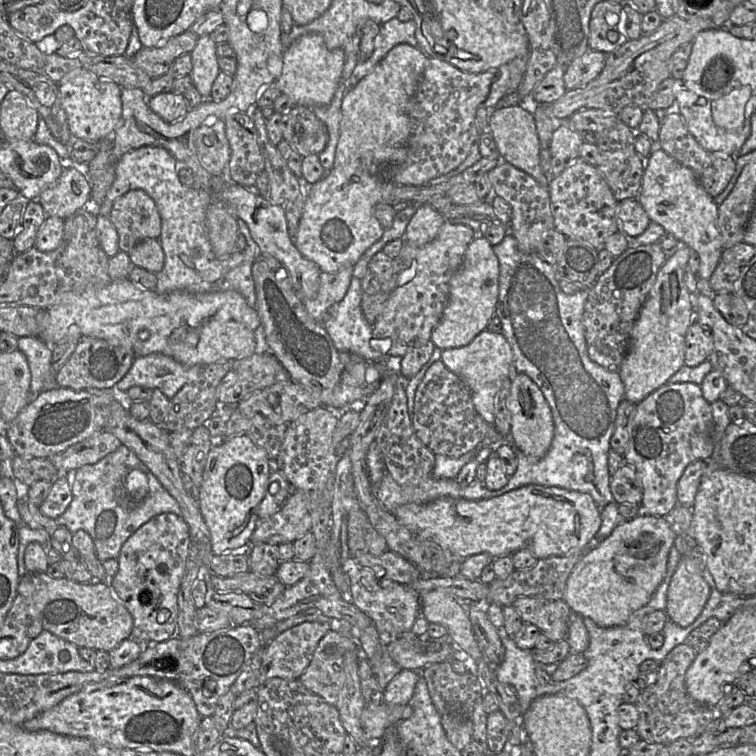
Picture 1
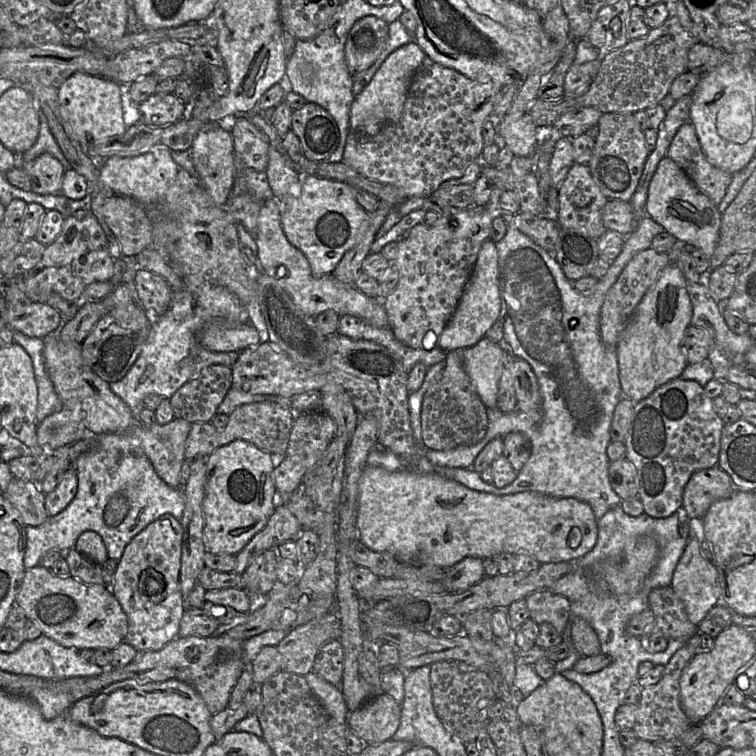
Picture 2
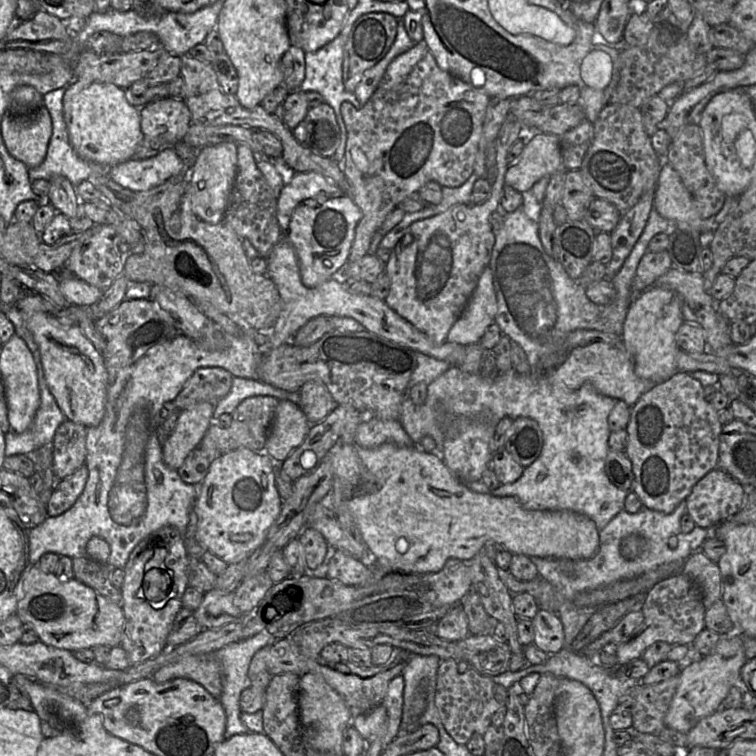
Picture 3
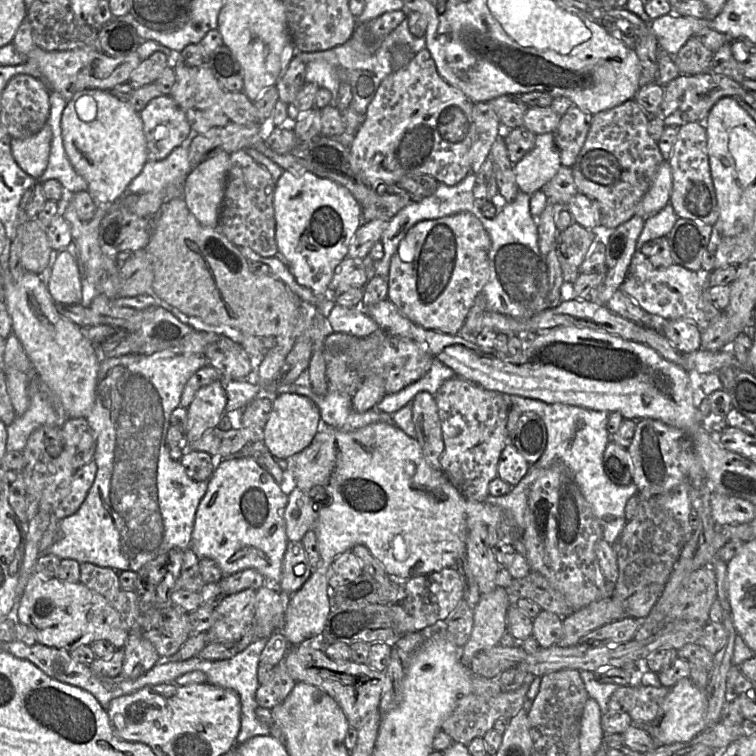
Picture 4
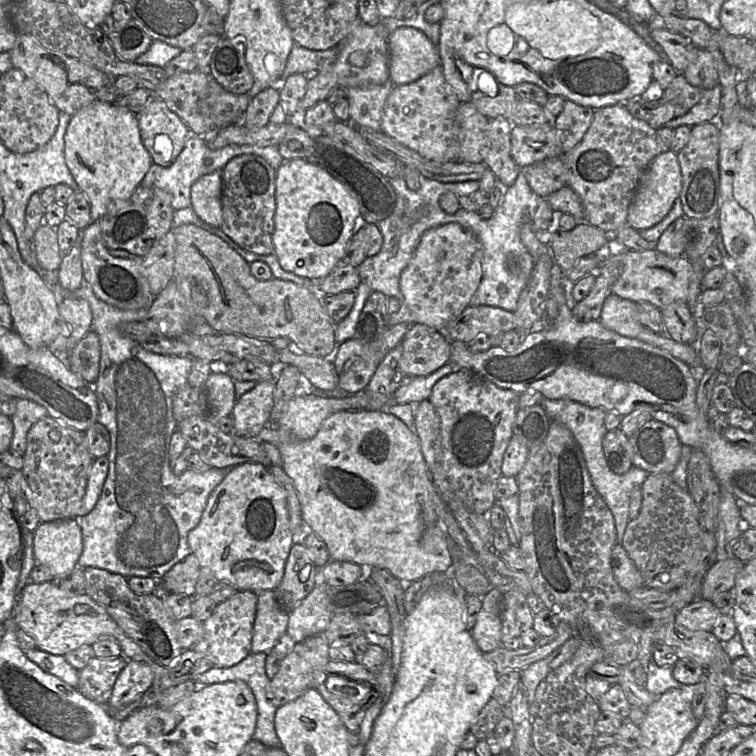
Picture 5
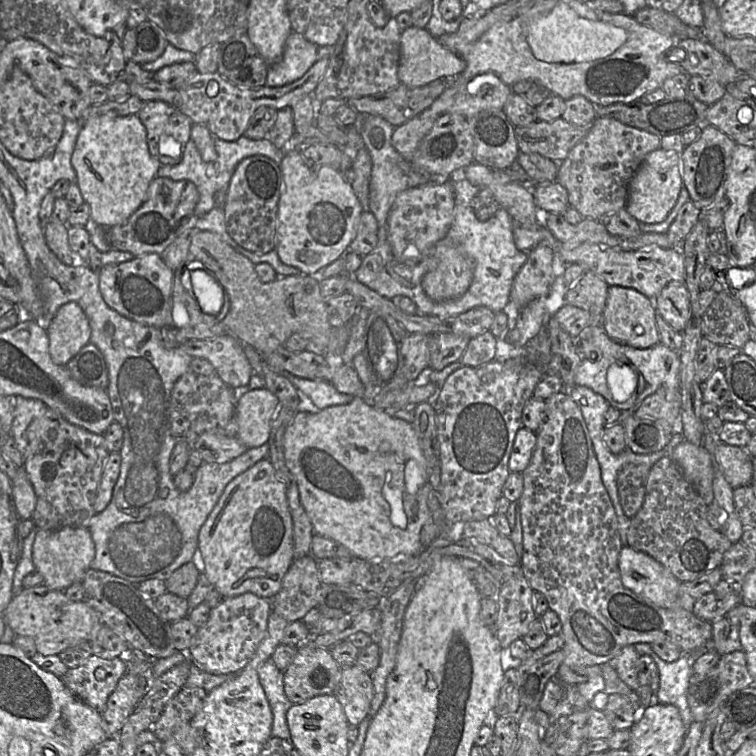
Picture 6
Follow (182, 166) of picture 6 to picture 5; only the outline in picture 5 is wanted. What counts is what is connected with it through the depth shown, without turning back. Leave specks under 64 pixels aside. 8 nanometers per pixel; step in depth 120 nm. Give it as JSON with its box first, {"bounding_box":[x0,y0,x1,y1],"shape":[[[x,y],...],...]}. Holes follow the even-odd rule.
{"bounding_box":[140,136,285,210],"shape":[[[190,136],[176,160],[167,167],[159,166],[155,163],[151,165],[148,172],[144,176],[140,186],[148,188],[159,188],[172,198],[172,207],[174,210],[191,207],[190,190],[191,186],[202,176],[222,170],[226,164],[233,158],[252,154],[265,159],[275,170],[278,170],[285,161],[277,146],[252,146],[252,145],[228,145],[221,149],[213,150],[207,146],[207,138],[201,136]]]}

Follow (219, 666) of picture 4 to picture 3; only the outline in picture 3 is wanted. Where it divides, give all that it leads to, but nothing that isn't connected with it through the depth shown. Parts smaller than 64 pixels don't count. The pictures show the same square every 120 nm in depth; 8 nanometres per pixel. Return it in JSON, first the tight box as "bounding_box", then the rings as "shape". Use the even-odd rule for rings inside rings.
{"bounding_box":[213,631,277,739],"shape":[[[262,631],[248,639],[232,642],[213,653],[221,666],[222,694],[220,702],[226,714],[224,739],[228,739],[236,734],[251,732],[240,720],[240,695],[244,689],[250,686],[251,679],[248,677],[248,669],[253,655],[265,646],[272,646],[276,641],[277,639],[267,631]]]}

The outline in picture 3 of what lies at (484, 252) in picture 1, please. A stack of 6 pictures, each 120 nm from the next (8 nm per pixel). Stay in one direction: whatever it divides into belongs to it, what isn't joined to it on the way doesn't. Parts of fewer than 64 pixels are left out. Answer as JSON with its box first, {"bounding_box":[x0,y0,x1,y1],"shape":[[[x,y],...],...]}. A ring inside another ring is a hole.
{"bounding_box":[446,266,497,345],"shape":[[[487,266],[465,309],[449,330],[446,341],[459,345],[477,344],[486,328],[495,323],[497,310],[493,276]]]}

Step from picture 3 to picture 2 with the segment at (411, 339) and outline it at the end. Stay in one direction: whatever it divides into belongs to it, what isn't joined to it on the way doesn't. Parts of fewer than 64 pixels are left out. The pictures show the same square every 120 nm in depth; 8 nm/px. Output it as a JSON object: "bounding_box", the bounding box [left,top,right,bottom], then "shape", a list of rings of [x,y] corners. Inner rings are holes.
{"bounding_box":[254,199,389,328],"shape":[[[276,199],[266,200],[259,212],[257,220],[257,232],[254,237],[258,247],[259,273],[264,272],[271,277],[276,278],[276,267],[283,265],[287,268],[287,276],[278,279],[280,285],[286,290],[294,304],[299,307],[306,315],[316,317],[326,310],[334,310],[339,316],[352,315],[356,316],[376,328],[389,328],[387,313],[383,306],[382,300],[377,297],[370,297],[359,291],[354,285],[344,284],[338,281],[332,274],[323,275],[316,278],[312,275],[310,264],[305,255],[294,247],[287,239],[281,224],[281,206]]]}

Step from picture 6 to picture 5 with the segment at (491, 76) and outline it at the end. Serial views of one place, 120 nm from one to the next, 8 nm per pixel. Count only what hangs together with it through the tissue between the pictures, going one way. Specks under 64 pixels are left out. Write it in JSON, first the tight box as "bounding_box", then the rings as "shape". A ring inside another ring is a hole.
{"bounding_box":[470,83,517,120],"shape":[[[497,83],[495,96],[478,90],[472,93],[470,102],[488,119],[503,117],[510,120],[517,98],[514,87]]]}

